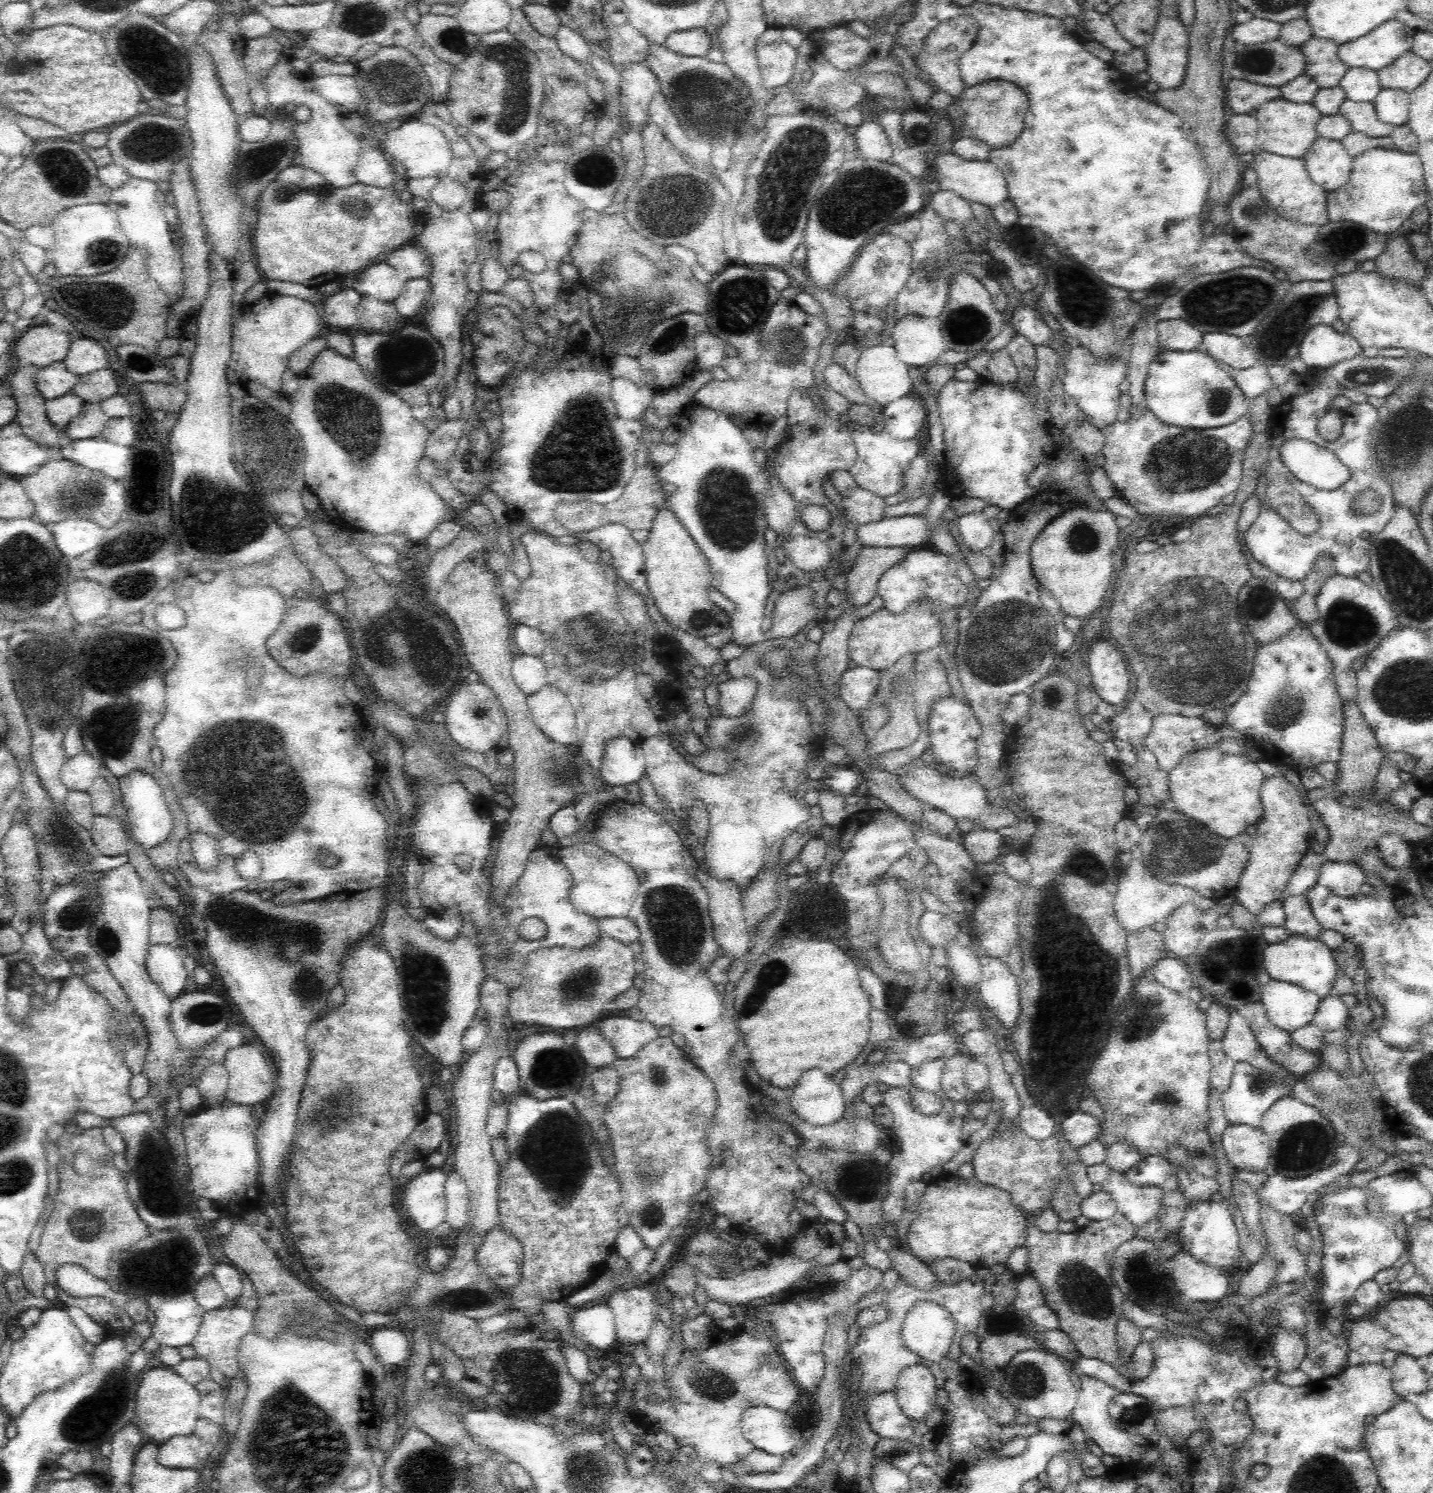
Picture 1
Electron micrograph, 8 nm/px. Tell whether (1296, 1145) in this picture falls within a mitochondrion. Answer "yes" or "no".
yes

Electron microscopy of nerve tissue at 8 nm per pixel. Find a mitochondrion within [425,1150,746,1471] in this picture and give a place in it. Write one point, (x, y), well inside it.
(713, 1384)

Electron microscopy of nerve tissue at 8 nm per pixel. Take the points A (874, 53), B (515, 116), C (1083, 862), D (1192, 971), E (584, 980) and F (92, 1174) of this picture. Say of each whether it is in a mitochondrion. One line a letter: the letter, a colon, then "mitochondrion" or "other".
A: other
B: mitochondrion
C: mitochondrion
D: other
E: mitochondrion
F: other

